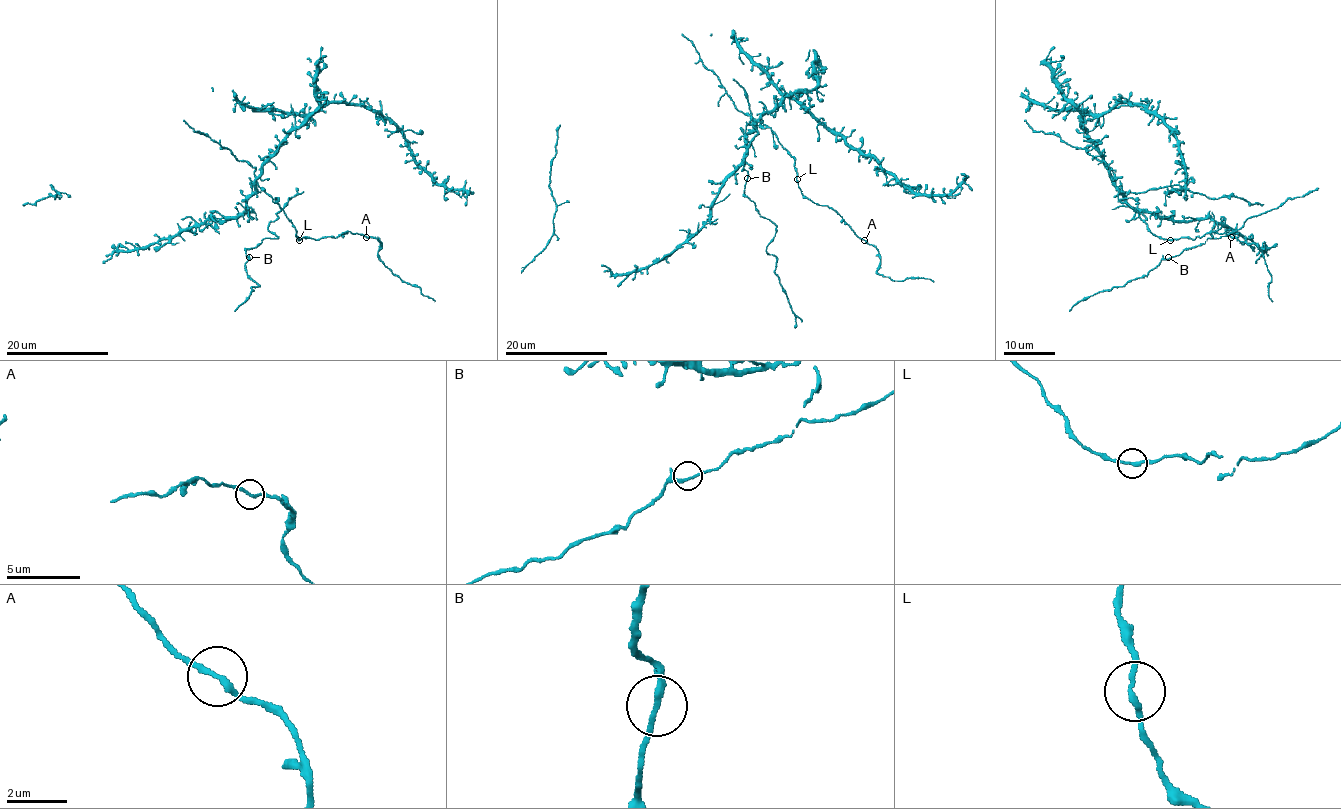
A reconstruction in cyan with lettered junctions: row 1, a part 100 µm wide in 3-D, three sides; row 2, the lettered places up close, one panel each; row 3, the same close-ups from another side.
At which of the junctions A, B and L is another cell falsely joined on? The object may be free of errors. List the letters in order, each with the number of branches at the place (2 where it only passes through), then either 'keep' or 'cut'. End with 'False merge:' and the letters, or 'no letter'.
A: branches 2; cut
B: branches 2; keep
L: branches 2; keep
False merge: A

